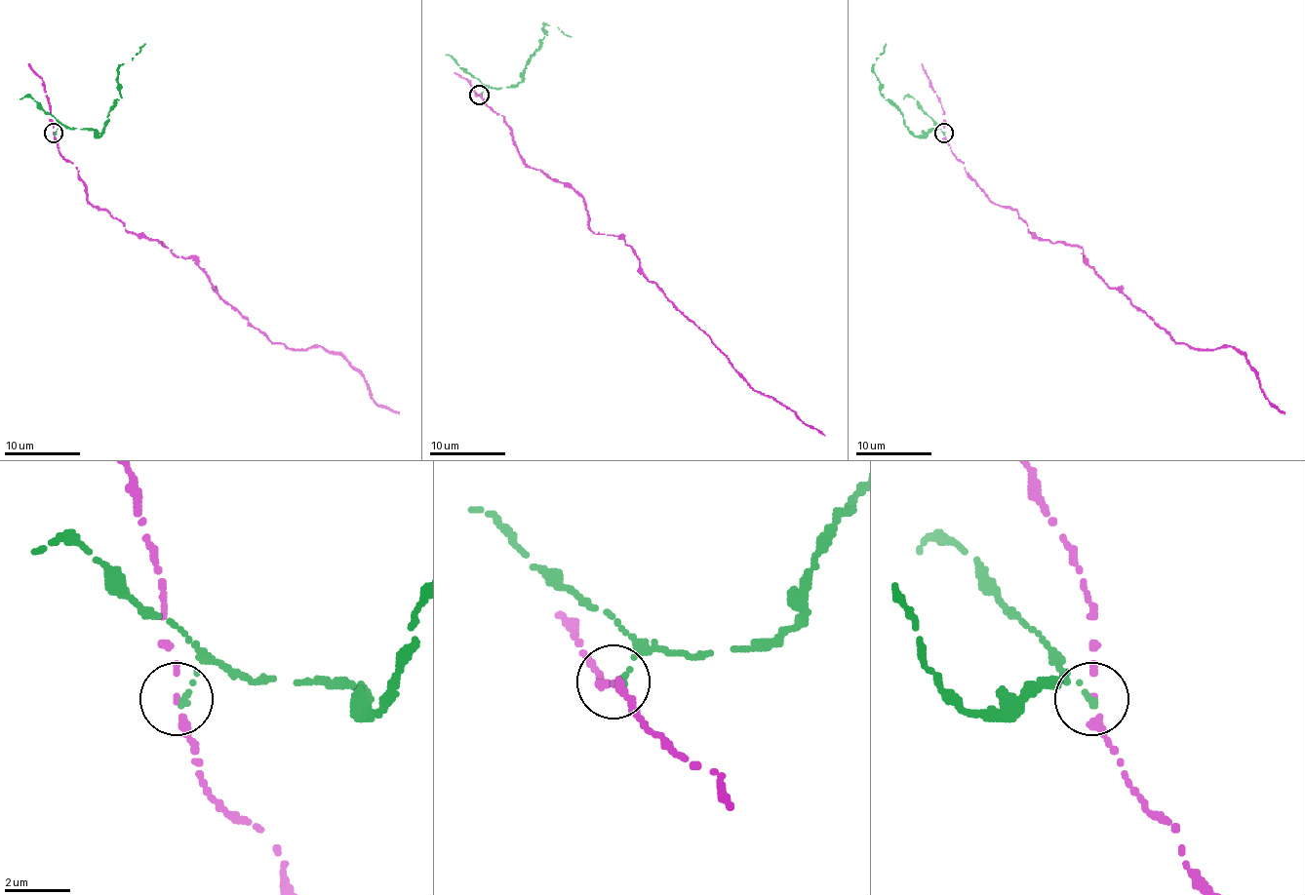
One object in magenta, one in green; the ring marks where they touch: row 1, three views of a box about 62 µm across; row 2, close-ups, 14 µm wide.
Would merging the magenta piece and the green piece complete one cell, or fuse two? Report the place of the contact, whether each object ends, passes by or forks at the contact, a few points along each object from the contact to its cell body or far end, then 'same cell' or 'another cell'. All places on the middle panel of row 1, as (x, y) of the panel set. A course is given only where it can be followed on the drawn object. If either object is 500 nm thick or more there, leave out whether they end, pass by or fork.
place (479, 95); magenta ends; green ends; course magenta (479, 94), (504, 117), (519, 157), (583, 198), (595, 234), (633, 250), (639, 270), (755, 390), (825, 436); course green (479, 94), (489, 87), (515, 87), (546, 35), (544, 23), (557, 27), (571, 37); another cell

